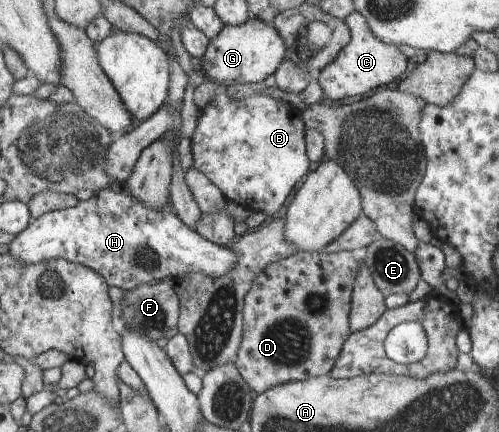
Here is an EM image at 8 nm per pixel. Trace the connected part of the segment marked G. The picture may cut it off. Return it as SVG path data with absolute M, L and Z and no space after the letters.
M252 16L241 25L224 25L221 33L211 39L201 66L209 80L223 87L236 83L262 82L274 75L288 58L287 44L272 24Z

